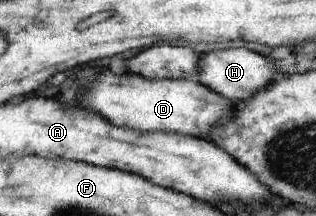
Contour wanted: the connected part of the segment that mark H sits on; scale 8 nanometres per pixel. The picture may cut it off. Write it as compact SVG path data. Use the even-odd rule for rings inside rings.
M216 49L207 54L200 56L201 67L197 74L198 82L213 89L220 96L224 96L230 101L241 101L251 97L254 93L261 91L263 88L271 87L274 81L283 79L282 74L278 74L272 66L272 62L260 53L249 49Z

